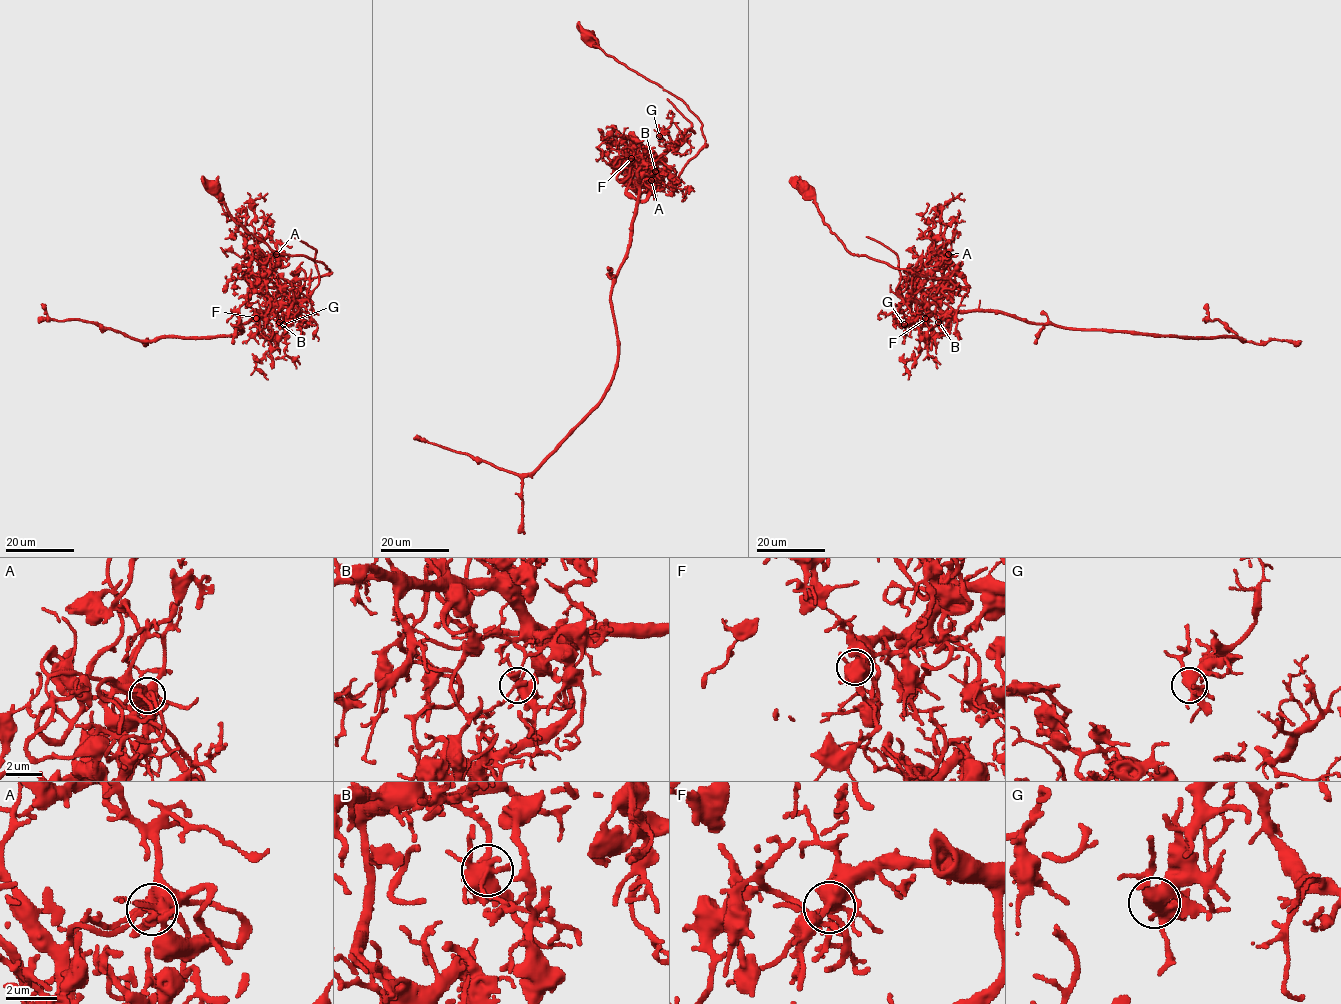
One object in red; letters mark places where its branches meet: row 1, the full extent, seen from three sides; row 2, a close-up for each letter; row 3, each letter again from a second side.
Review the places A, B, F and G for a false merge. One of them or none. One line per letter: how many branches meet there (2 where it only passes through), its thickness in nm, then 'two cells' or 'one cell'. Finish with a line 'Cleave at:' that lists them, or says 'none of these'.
A: 7 branches meet; 500 nm thick; one cell
B: 6 branches meet; 440 nm thick; two cells
F: 6 branches meet; 400 nm thick; one cell
G: 6 branches meet; 440 nm thick; one cell
Cleave at: B

